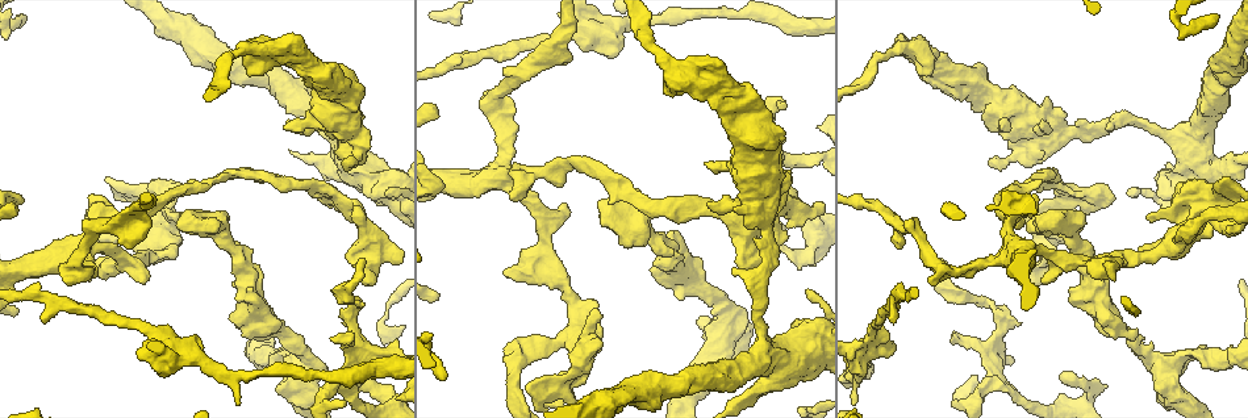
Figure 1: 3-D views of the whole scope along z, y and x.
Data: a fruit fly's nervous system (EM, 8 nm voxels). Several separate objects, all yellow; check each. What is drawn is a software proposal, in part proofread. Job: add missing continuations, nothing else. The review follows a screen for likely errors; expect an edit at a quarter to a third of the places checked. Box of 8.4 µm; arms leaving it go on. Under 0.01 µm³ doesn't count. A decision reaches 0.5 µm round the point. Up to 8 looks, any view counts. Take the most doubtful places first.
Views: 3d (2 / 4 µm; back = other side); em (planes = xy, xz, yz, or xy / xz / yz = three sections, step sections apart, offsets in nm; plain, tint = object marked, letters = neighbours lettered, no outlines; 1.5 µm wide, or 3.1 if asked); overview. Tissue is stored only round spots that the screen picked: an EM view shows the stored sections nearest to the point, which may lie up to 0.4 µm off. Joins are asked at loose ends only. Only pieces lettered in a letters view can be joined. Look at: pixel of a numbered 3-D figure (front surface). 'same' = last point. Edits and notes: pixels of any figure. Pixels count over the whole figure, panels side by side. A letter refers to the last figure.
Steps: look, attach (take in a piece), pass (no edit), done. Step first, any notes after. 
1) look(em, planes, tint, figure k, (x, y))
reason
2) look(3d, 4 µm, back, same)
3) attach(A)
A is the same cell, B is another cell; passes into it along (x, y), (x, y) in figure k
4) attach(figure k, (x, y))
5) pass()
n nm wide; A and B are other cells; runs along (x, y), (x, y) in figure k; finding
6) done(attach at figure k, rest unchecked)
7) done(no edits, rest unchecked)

look(3d, 2 µm, figure 1, (1050, 218))
branch stops here

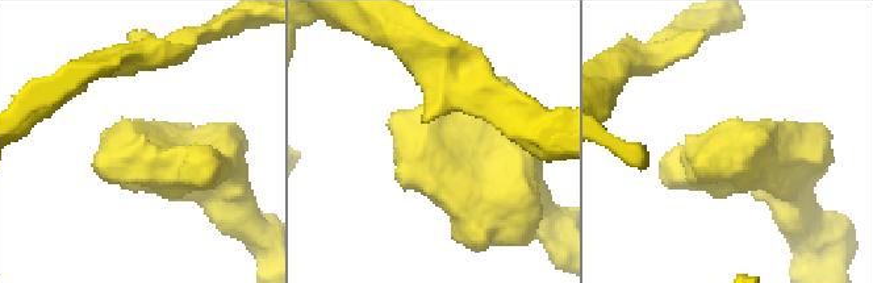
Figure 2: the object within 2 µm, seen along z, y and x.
look(em, planes, letters, figure 2, (398, 151))

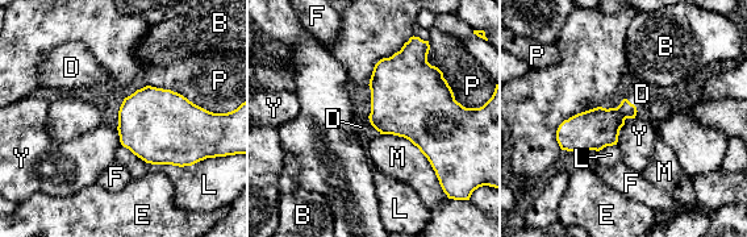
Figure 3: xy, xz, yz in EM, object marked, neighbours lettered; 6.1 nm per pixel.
attach(D)
260 nm wide; L touches over 500 nm; D is the same cell, B, E, F, L, M, P and Y are other cells; it goes on there

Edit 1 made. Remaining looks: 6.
look(em, planes, tint, figure 1, (782, 240))

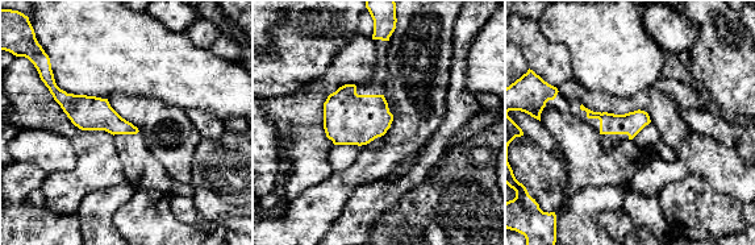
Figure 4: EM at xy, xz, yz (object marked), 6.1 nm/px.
look(em, planes, letters, same)

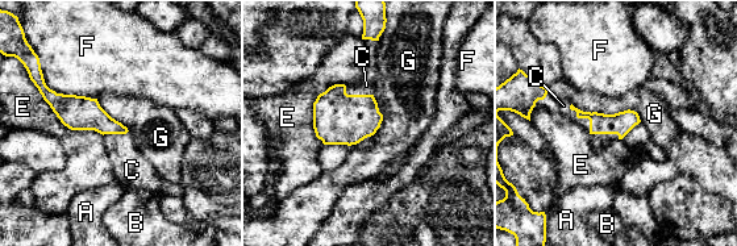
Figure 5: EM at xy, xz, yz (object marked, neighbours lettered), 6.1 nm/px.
attach(C)
G touches over 440 nm; C is the same cell, A, B, E, F and G are other cells; it goes on there

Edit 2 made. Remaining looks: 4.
look(overview)

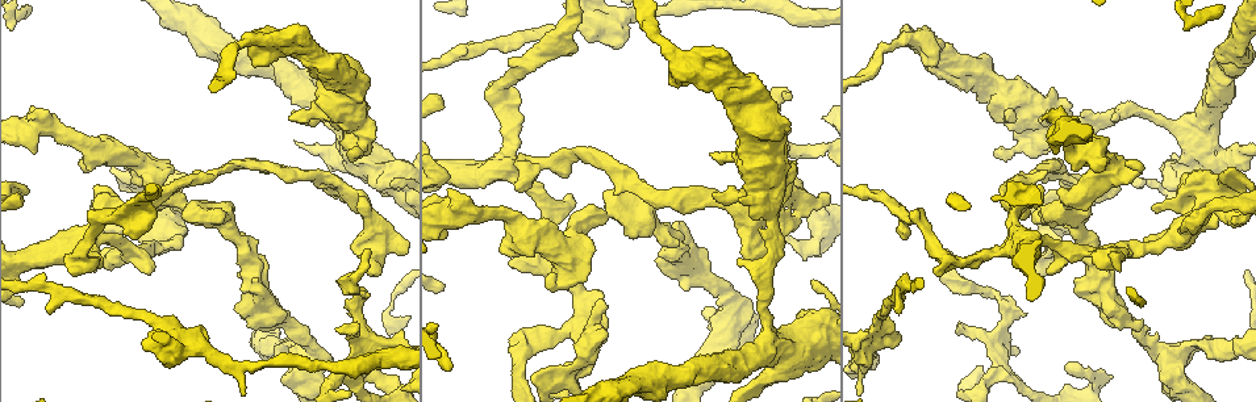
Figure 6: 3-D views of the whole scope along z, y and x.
look(3d, 4 µm, figure 6, (1120, 118))

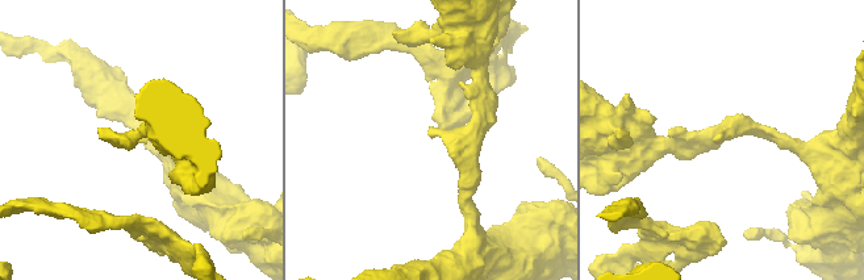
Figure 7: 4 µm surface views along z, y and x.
look(em, yz, step 4, tint, figure 7, (141, 142))
arms of 190, 200 nm; need the tissue

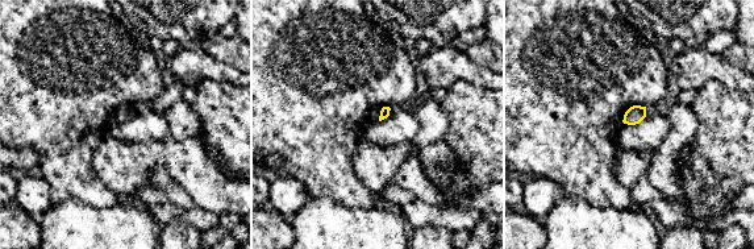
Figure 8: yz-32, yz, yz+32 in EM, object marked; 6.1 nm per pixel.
look(em, xy, step 4, letters, same)

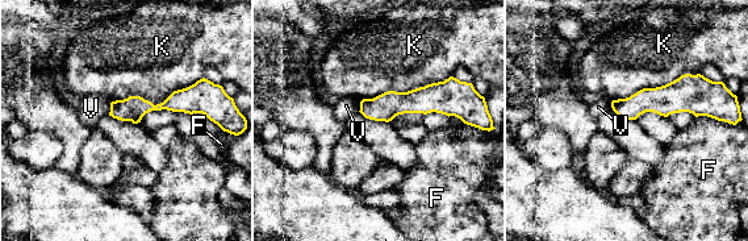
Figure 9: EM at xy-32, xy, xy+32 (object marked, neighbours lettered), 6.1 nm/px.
pass()
F, K and V are other cells; runs along (363, 104), (447, 103), (458, 112) in figure 9; no lettered piece goes on from it

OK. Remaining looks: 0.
done(attach at figure 3, attach at figure 5, rest unchecked)

